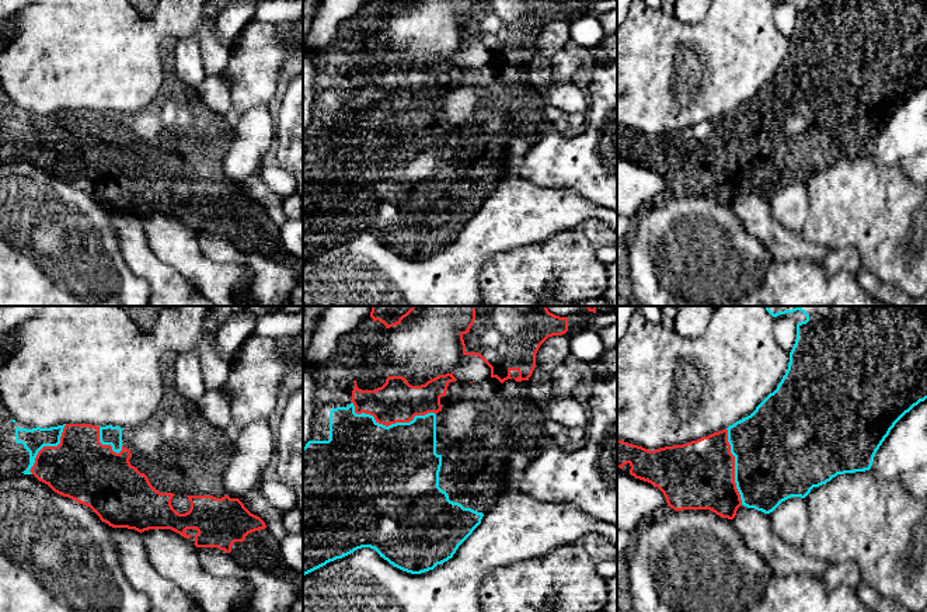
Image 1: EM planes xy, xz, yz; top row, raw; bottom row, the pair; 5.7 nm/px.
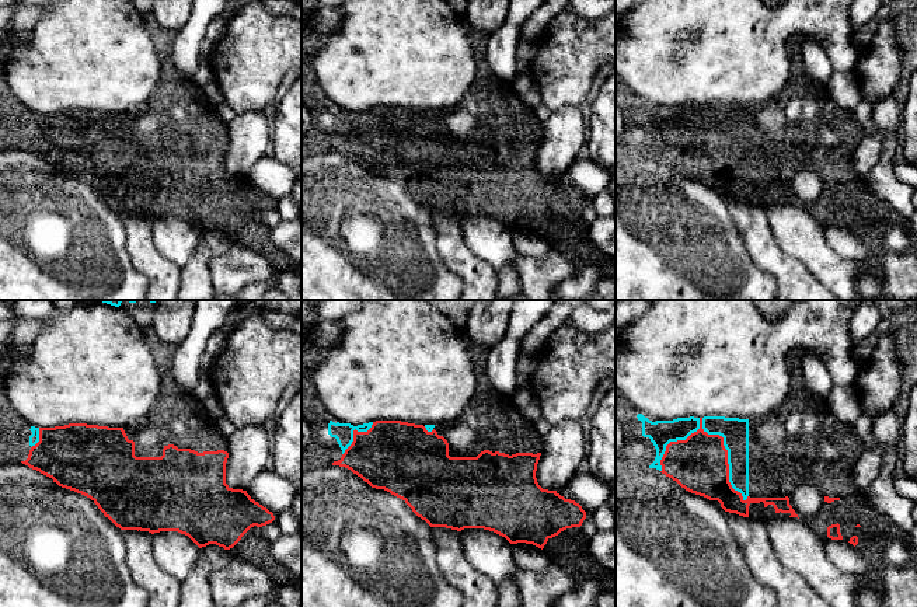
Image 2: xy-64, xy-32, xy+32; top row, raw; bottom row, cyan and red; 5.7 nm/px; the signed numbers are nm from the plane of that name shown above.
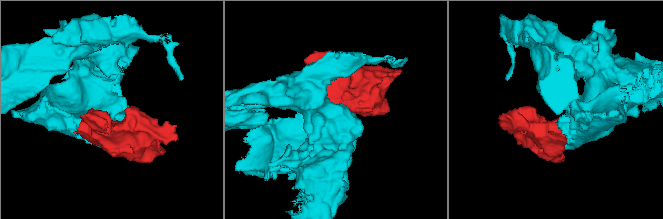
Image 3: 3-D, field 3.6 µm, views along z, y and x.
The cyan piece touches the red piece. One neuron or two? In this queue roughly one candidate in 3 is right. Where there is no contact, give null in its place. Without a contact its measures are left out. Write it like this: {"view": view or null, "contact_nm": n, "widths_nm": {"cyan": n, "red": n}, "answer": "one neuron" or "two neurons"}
{"view": "xz", "contact_nm": 480, "widths_nm": {"cyan": 500, "red": 240}, "answer": "one neuron"}

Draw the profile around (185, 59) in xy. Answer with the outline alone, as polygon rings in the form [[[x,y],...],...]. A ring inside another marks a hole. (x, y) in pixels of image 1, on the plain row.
[[[196,36],[184,38],[171,44],[170,65],[174,74],[192,88],[205,80],[201,45]]]

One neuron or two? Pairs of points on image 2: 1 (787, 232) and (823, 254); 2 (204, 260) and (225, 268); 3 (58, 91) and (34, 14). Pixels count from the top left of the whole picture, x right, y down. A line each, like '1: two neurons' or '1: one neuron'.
1: one neuron
2: two neurons
3: two neurons

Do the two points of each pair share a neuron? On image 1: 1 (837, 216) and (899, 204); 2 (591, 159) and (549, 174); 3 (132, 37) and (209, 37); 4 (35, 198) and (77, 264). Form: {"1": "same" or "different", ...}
{"1": "same", "2": "same", "3": "same", "4": "same"}

